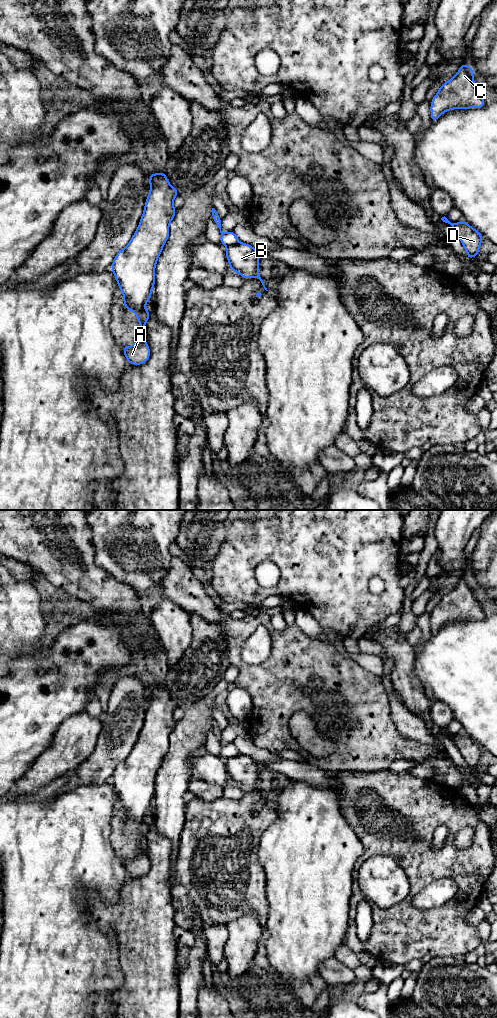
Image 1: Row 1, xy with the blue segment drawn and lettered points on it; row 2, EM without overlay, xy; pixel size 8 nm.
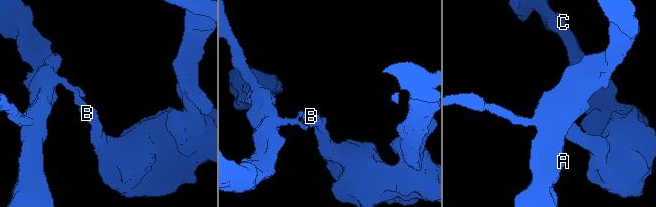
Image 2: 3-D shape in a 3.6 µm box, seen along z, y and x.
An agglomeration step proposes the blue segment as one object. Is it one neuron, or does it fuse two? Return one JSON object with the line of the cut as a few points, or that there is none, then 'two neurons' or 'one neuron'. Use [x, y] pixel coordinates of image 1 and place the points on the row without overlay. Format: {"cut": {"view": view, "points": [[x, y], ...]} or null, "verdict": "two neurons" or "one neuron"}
{"cut": {"view": "xy", "points": [[238, 754], [227, 759]]}, "verdict": "two neurons"}

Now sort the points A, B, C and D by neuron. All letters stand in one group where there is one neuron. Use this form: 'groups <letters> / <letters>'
groups A / B C D

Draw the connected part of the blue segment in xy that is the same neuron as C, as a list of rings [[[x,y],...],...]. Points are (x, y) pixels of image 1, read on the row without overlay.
[[[463,576],[458,585],[442,596],[431,613],[431,633],[452,621],[482,620],[485,618],[480,602],[473,592],[474,583]]]

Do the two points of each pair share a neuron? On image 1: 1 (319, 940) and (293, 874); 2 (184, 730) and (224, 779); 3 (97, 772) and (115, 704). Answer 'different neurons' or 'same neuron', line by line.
1: same neuron
2: different neurons
3: same neuron

